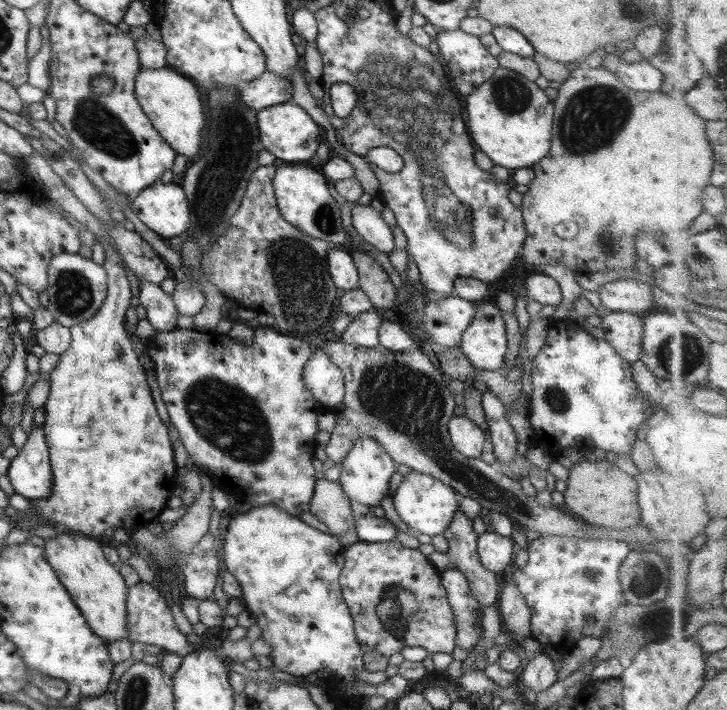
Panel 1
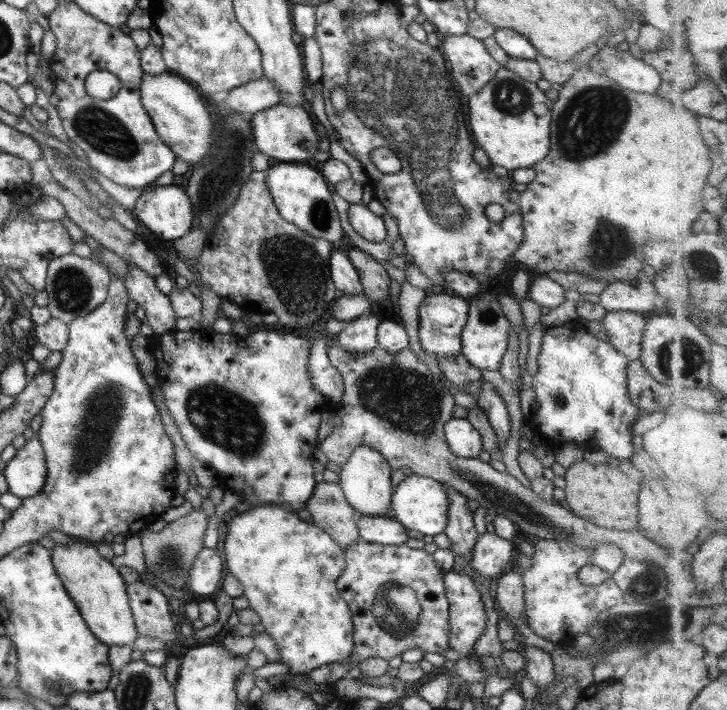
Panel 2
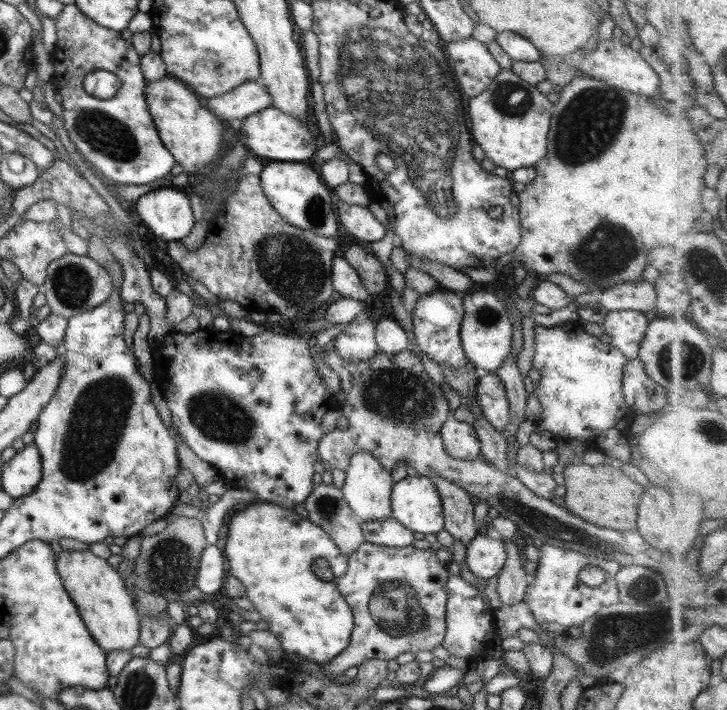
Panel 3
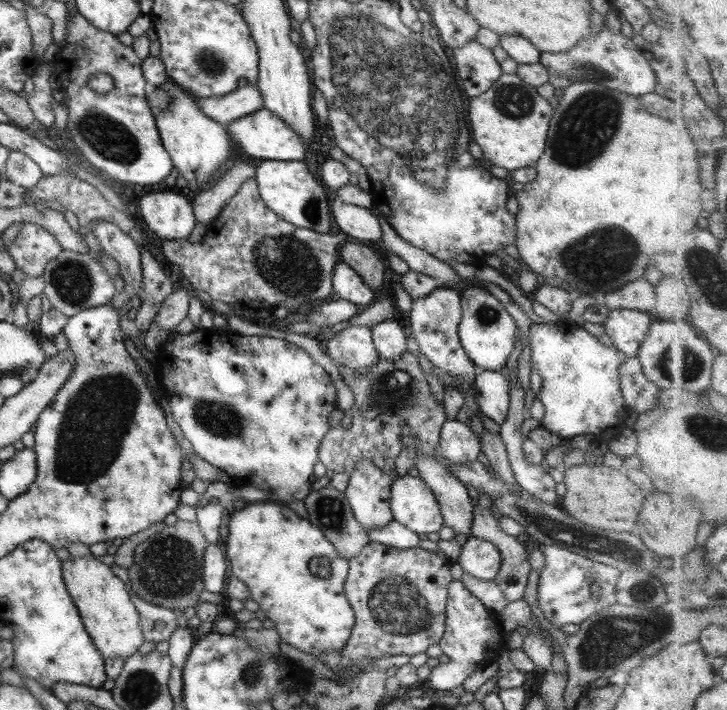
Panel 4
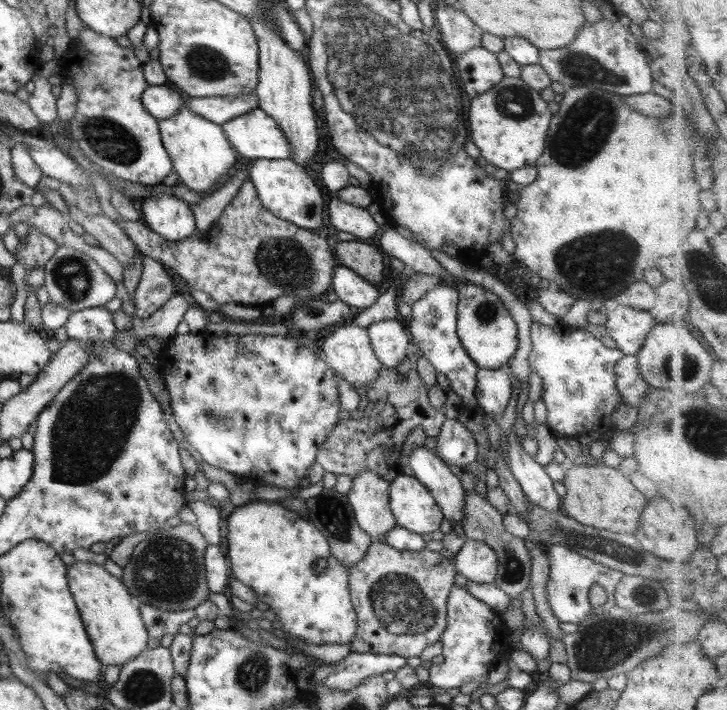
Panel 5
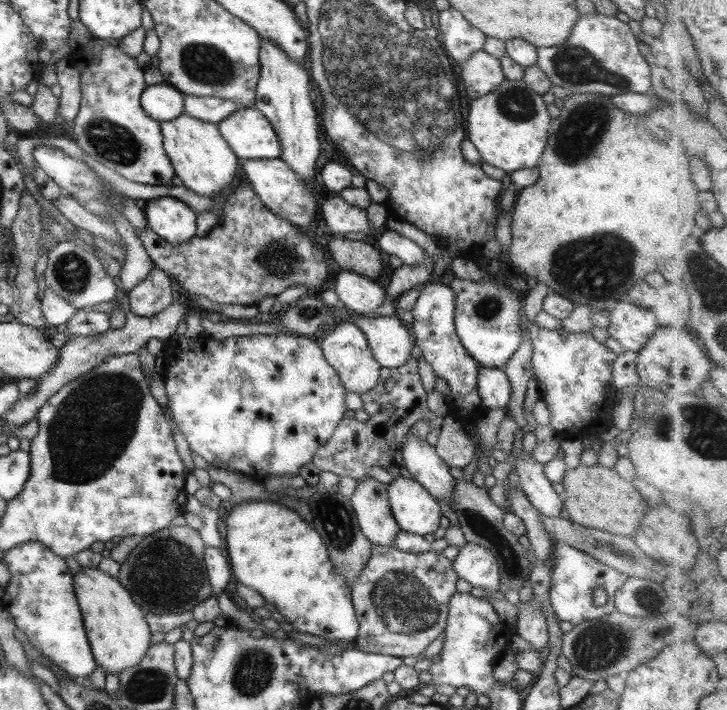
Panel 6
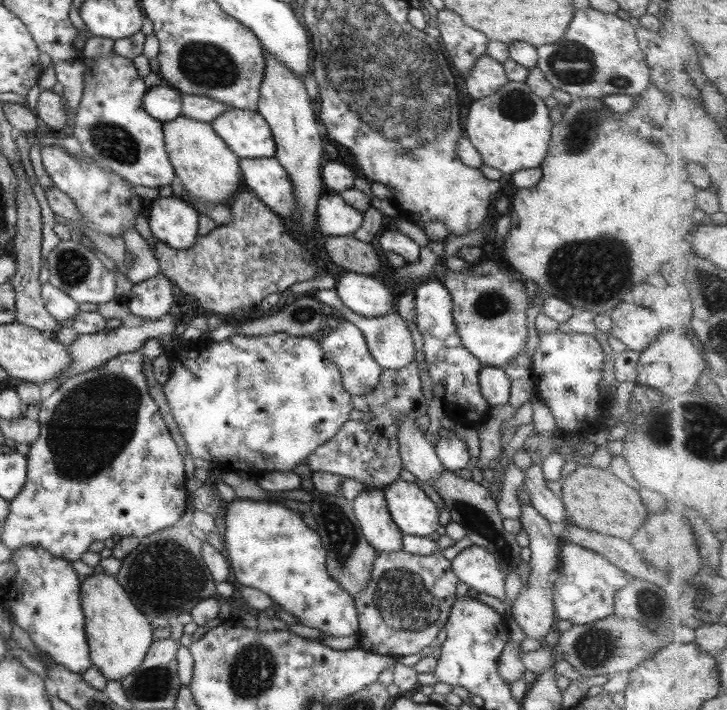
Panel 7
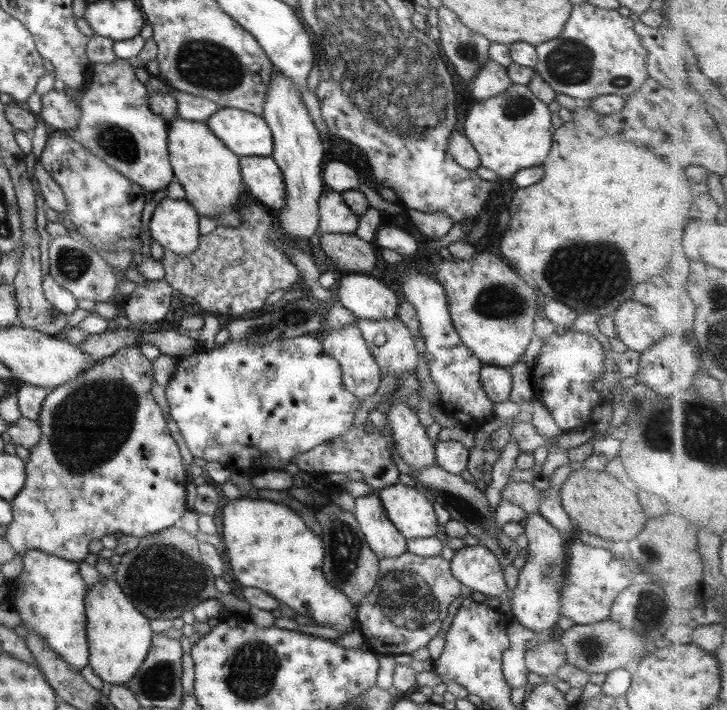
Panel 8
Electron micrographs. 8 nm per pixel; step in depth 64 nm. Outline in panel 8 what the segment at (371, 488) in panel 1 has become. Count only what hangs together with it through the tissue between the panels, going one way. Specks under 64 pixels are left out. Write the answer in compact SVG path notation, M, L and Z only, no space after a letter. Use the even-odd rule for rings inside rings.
M376 491L356 498L351 513L365 542L378 559L401 556L406 551L406 538L387 520Z

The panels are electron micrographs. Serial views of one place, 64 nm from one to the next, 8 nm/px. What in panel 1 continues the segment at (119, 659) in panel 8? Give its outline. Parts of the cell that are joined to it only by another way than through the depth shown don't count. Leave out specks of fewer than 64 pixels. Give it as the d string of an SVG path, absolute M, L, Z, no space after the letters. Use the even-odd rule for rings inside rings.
M59 530L56 538L46 539L44 555L56 577L67 591L73 604L78 608L91 632L107 644L113 640L126 638L128 634L126 609L126 590L123 577L117 566L110 565L103 558L103 540L70 531Z

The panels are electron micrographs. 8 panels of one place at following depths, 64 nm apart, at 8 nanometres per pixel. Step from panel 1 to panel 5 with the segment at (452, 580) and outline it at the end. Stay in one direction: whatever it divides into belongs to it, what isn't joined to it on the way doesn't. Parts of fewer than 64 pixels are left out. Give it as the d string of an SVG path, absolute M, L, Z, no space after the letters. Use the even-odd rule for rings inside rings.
M454 585L446 602L446 628L439 637L443 661L428 668L428 682L436 691L459 688L467 682L485 685L487 673L507 655L510 633L499 613L473 598L466 589Z

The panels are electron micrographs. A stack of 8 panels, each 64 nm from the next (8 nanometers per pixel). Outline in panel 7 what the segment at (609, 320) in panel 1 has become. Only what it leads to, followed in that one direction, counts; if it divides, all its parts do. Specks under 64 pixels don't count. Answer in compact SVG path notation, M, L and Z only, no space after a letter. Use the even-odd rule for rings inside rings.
M629 298L617 304L609 314L612 322L609 334L628 350L641 353L661 333L655 314Z

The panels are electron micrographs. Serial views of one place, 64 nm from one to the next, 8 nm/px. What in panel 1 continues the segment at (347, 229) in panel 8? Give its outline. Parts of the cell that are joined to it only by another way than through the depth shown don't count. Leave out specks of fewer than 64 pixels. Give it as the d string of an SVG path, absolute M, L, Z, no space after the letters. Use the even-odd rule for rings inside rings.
M352 204L350 206L352 226L363 241L371 244L376 250L389 254L393 247L391 229L381 219L379 210L368 205Z

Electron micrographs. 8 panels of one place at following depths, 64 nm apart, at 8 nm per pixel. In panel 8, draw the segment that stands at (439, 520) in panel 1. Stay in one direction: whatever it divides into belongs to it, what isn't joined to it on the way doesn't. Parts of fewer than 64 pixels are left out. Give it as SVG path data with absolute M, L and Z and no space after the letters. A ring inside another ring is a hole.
M393 484L376 491L387 520L403 538L434 537L437 521L432 502L414 488Z

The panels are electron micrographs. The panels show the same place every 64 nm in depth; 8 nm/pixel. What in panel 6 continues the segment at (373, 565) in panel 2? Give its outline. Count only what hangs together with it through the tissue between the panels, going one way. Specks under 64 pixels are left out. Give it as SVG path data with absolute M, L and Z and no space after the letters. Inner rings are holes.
M374 546L371 556L364 564L363 570L354 578L350 595L358 633L353 639L353 646L361 652L372 652L380 655L419 656L422 650L445 629L448 616L449 599L455 591L455 580L452 562L435 551L408 553L401 552L393 546Z

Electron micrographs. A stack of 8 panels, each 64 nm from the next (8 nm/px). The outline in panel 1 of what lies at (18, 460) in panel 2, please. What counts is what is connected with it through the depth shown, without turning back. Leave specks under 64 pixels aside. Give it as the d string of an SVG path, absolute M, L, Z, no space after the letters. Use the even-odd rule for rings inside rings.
M33 425L24 445L9 461L7 479L13 493L29 499L41 499L50 493L51 465L42 427Z

